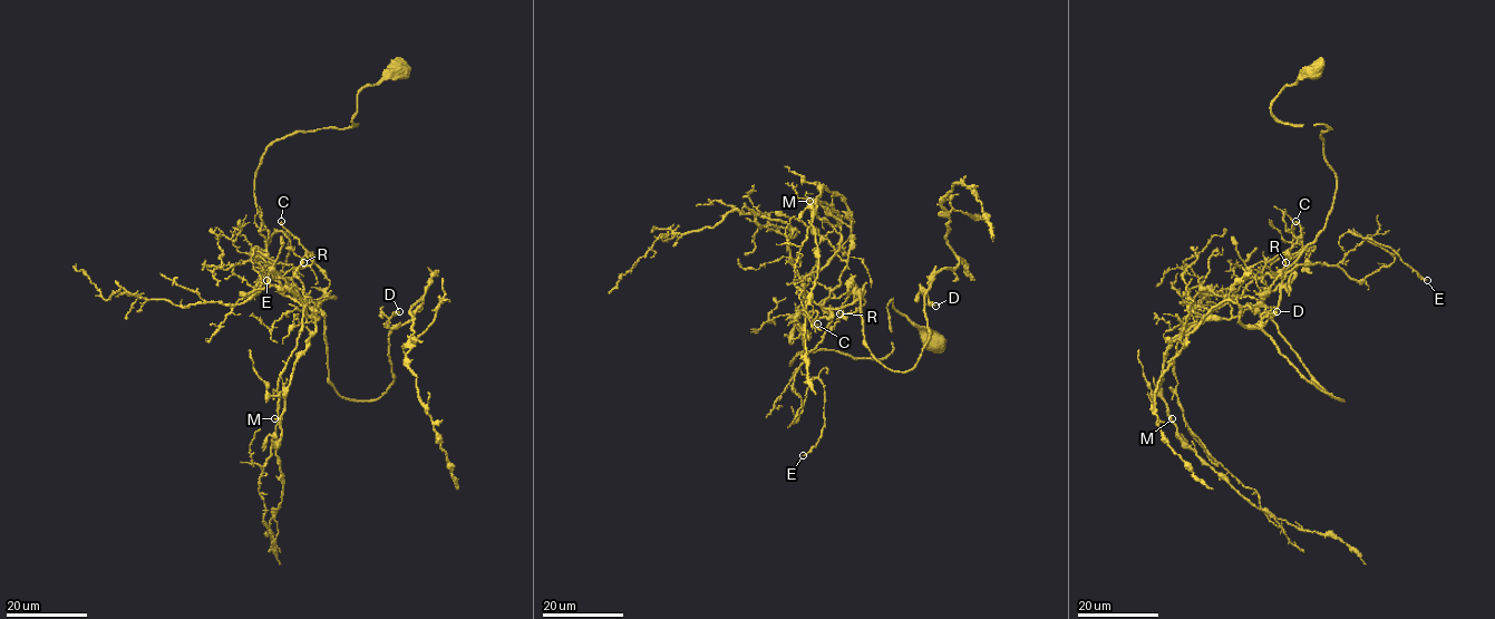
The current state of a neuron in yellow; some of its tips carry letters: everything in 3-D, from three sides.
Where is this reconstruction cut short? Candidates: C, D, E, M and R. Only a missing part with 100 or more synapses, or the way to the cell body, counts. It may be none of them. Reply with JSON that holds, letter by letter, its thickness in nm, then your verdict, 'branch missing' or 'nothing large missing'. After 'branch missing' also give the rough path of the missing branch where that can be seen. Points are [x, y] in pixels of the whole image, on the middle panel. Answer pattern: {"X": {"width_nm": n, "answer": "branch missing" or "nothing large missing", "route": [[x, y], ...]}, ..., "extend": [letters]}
{"C": {"width_nm": 260, "answer": "nothing large missing"}, "D": {"width_nm": 300, "answer": "nothing large missing"}, "E": {"width_nm": 170, "answer": "nothing large missing"}, "M": {"width_nm": 100, "answer": "nothing large missing"}, "R": {"width_nm": 110, "answer": "nothing large missing"}, "extend": []}

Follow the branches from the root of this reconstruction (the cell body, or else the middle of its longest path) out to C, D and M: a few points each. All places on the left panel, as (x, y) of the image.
C: (395, 69), (358, 93), (358, 125), (294, 132), (267, 147), (254, 195), (277, 277), (312, 263), (281, 221)
D: (395, 69), (358, 125), (274, 141), (254, 195), (341, 396), (392, 384), (399, 311)
M: (395, 69), (358, 93), (358, 125), (277, 138), (254, 174), (268, 281), (316, 325), (274, 418)

